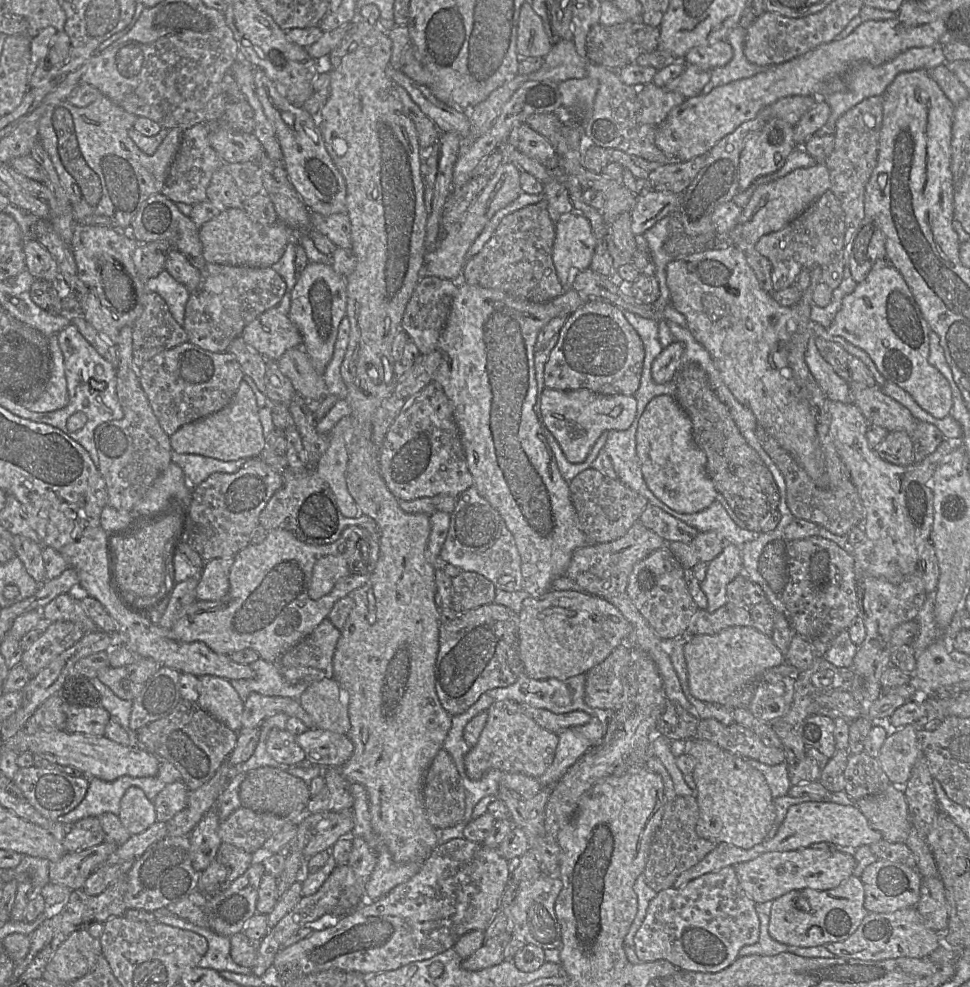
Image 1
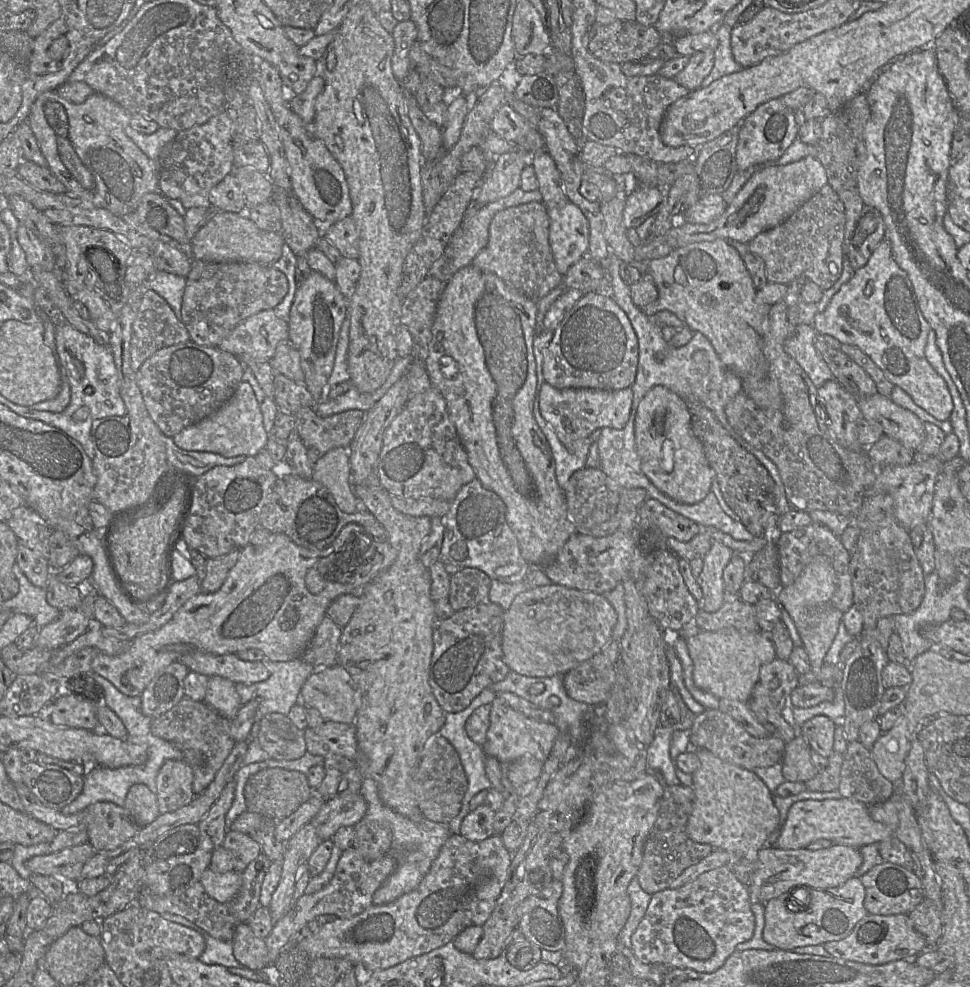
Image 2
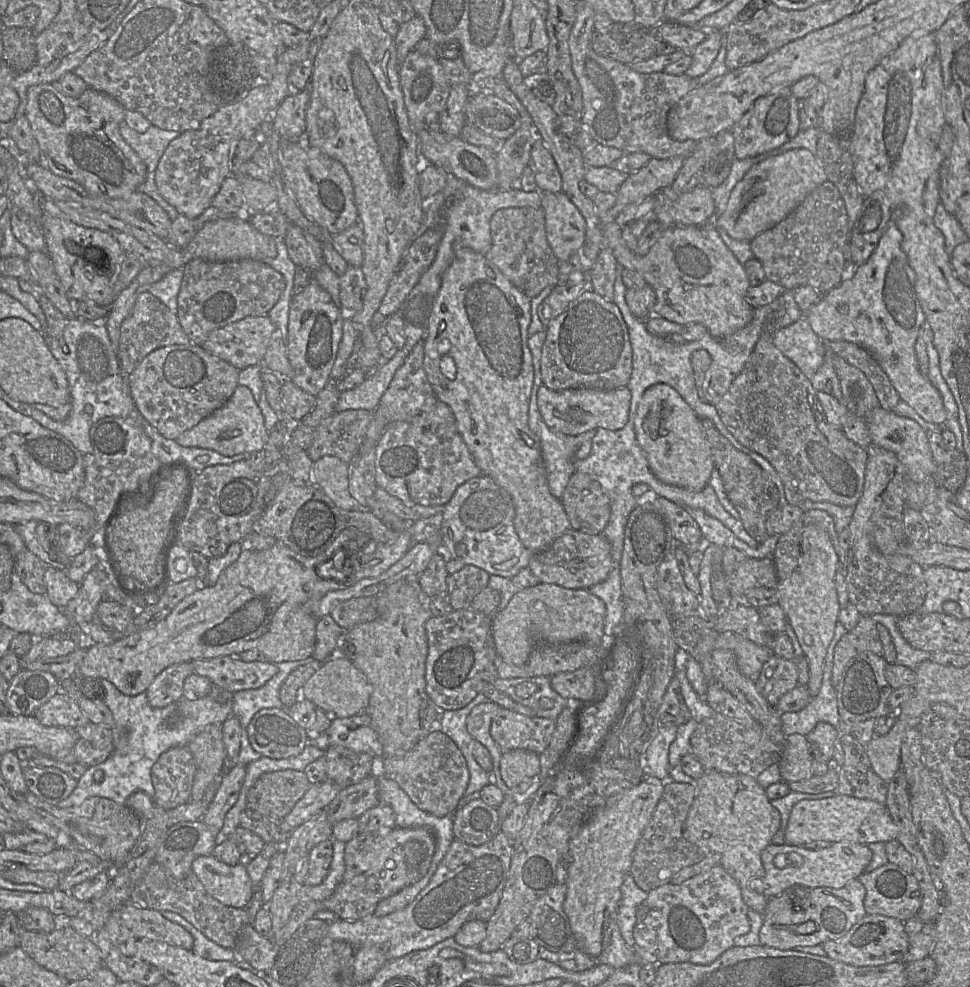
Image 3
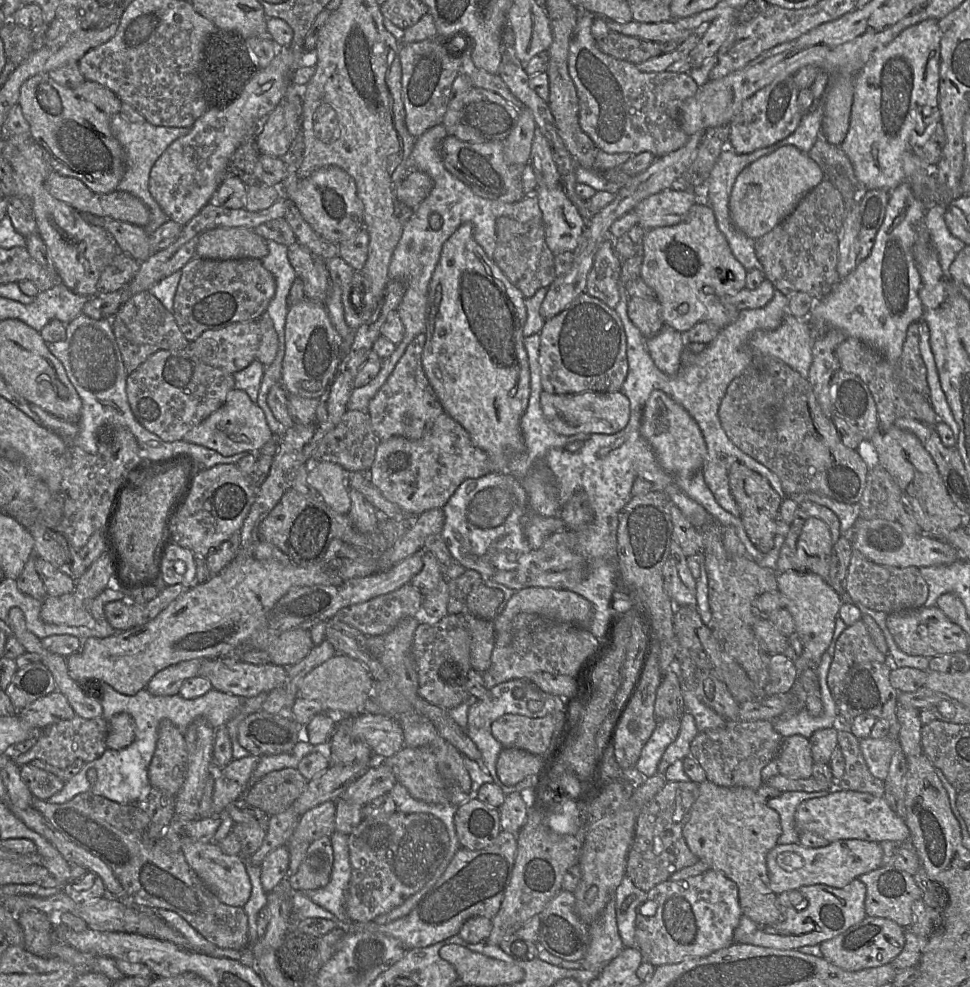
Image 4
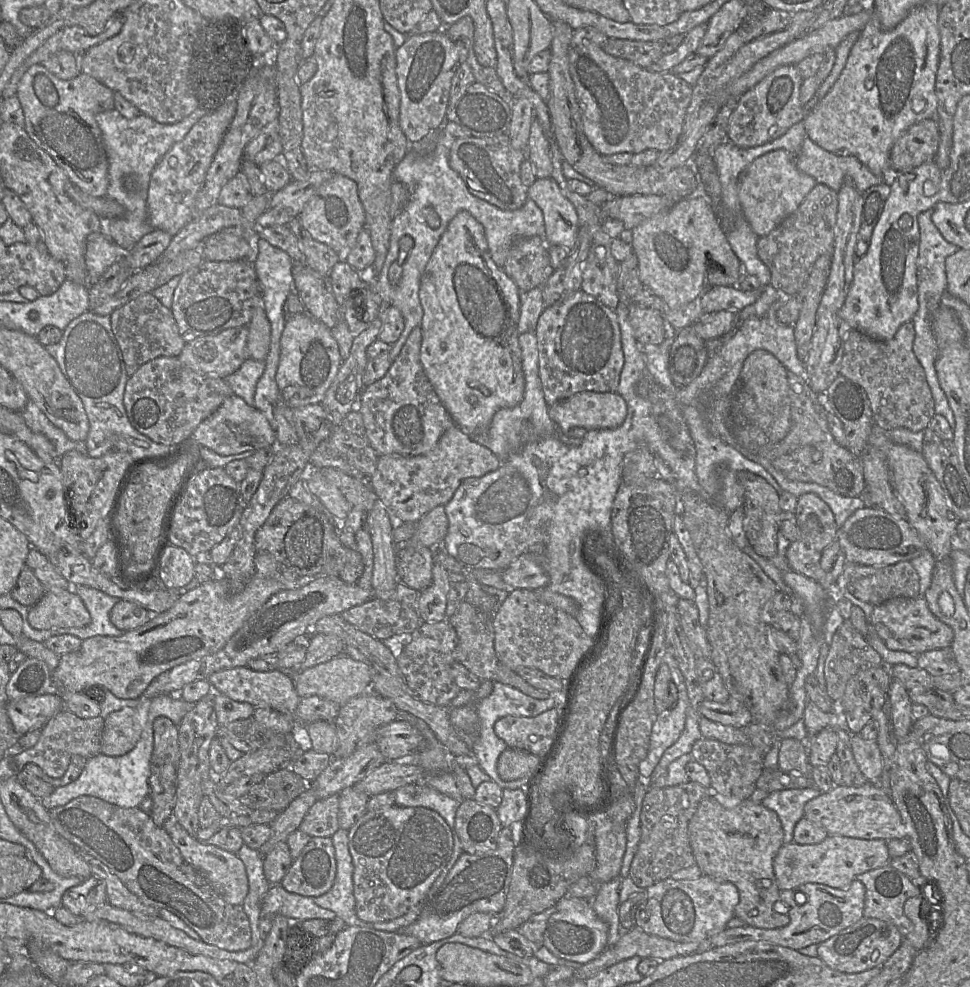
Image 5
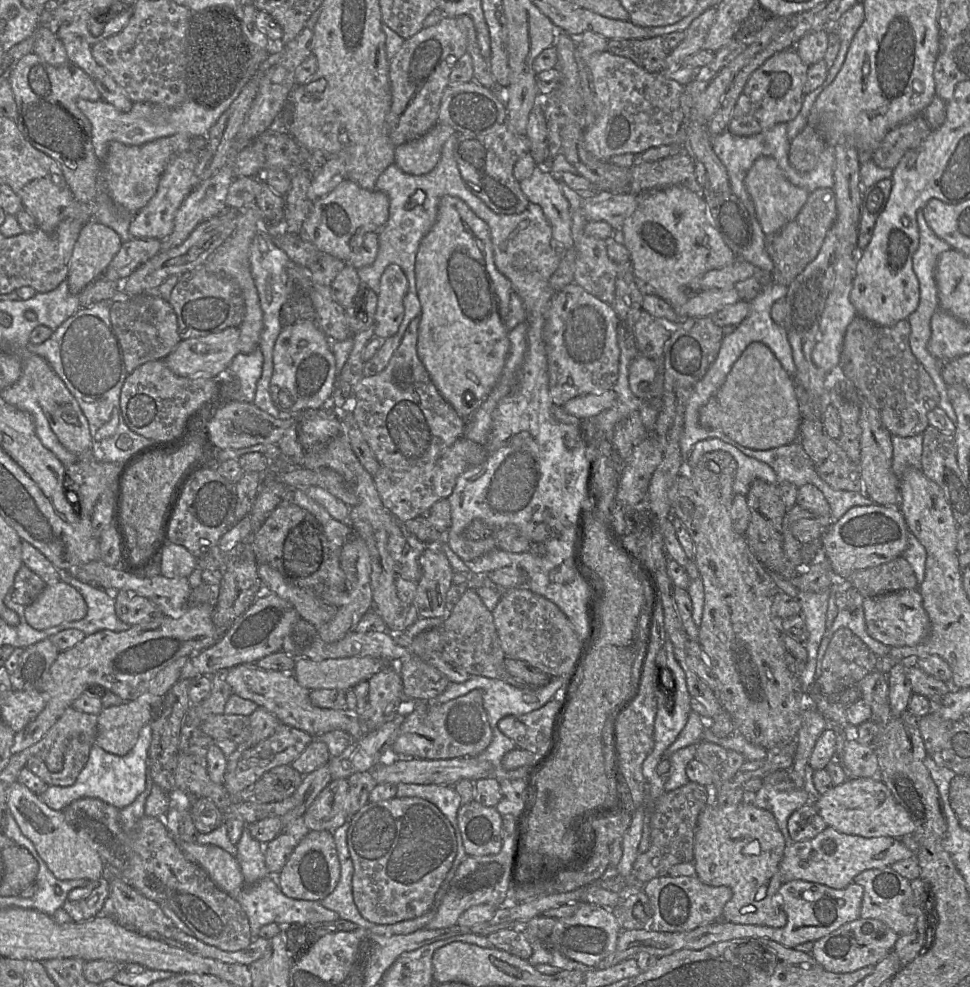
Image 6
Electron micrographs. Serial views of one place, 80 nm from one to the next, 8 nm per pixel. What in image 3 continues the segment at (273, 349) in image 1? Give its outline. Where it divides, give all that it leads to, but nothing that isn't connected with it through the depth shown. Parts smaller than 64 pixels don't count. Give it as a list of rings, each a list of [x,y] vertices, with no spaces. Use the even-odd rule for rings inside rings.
[[[267,315],[248,316],[212,331],[201,345],[238,370],[262,363],[276,326]]]

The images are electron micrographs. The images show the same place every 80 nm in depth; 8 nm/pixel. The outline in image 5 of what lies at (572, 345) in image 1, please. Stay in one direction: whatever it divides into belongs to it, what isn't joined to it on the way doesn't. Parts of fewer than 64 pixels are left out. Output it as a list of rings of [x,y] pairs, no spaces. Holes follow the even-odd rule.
[[[582,289],[544,308],[535,330],[539,376],[548,406],[577,393],[616,392],[624,365],[618,316]]]

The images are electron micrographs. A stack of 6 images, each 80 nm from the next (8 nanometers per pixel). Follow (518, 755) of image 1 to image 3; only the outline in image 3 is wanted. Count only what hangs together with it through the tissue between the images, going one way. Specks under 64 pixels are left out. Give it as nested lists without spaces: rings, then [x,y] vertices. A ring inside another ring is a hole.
[[[500,708],[493,718],[490,734],[502,753],[523,749],[542,754],[549,746],[555,731],[555,721],[548,718],[527,717]]]

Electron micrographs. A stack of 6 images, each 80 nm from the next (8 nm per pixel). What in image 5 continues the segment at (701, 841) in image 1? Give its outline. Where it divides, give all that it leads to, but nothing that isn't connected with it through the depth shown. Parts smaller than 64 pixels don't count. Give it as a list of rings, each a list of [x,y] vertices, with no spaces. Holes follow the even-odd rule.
[[[689,781],[669,787],[651,787],[641,810],[641,837],[631,863],[629,876],[641,888],[647,888],[671,876],[679,869],[695,864],[688,835],[688,824],[710,788]]]

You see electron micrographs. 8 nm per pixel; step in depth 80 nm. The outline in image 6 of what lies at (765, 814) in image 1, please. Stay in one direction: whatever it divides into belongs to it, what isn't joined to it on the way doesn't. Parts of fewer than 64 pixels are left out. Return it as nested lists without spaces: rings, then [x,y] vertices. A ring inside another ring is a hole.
[[[714,803],[707,804],[700,812],[694,834],[695,876],[710,886],[727,886],[732,890],[731,899],[725,904],[721,920],[733,924],[747,924],[781,928],[786,925],[787,915],[775,902],[781,883],[779,864],[787,843],[773,814],[755,807],[742,804],[731,809],[723,809]]]

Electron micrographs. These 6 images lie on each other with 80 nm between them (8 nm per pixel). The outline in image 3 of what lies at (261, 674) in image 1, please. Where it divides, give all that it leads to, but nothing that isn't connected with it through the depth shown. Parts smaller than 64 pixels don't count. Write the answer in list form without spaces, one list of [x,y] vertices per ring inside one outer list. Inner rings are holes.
[[[308,659],[276,663],[277,674],[258,689],[242,690],[232,695],[233,715],[246,730],[253,716],[262,709],[284,709],[279,698],[280,688],[289,674]]]

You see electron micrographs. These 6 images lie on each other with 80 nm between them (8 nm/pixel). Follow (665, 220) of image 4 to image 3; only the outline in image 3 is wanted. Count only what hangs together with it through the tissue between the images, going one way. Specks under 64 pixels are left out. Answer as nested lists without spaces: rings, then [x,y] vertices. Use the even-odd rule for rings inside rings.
[[[696,187],[673,201],[670,214],[674,218],[674,226],[697,226],[713,219],[715,203],[711,190]]]

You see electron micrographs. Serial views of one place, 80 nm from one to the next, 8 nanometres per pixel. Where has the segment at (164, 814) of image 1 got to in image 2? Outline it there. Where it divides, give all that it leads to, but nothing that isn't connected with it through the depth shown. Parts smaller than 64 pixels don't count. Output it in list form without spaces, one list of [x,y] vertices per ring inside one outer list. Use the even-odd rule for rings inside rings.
[[[167,760],[156,777],[156,797],[160,814],[170,813],[191,803],[193,792],[193,772],[183,760]]]

